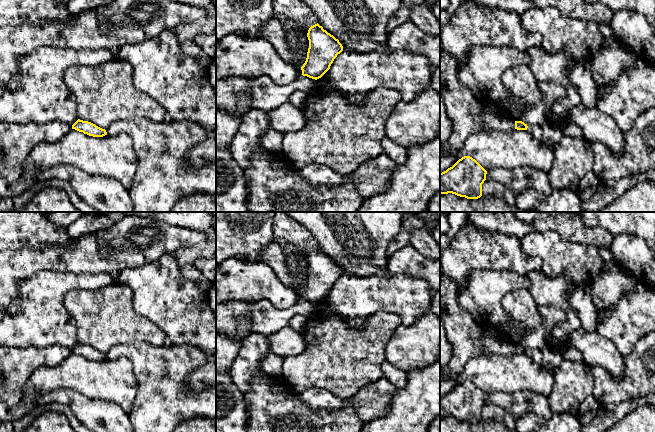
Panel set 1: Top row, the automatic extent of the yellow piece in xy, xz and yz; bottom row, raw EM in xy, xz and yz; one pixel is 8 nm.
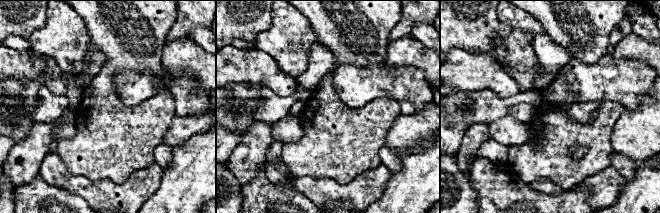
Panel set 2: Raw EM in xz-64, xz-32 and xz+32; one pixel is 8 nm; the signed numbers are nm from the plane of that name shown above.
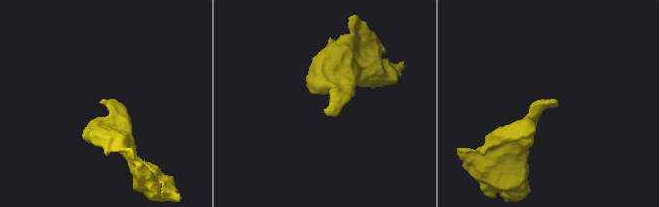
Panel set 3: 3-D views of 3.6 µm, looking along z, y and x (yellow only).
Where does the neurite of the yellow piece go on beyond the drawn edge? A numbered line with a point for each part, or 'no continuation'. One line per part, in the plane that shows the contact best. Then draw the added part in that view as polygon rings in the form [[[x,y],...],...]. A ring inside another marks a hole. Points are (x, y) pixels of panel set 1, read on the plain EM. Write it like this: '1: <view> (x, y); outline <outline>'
no continuation

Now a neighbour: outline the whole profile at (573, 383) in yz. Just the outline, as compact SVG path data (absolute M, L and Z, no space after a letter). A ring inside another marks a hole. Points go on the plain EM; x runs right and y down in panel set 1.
M563 359L553 374L554 386L548 396L552 412L577 414L579 405L594 389L594 378L588 365Z

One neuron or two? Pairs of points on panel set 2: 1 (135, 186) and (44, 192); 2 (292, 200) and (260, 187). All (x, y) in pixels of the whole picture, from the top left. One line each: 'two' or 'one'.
1: two
2: one

